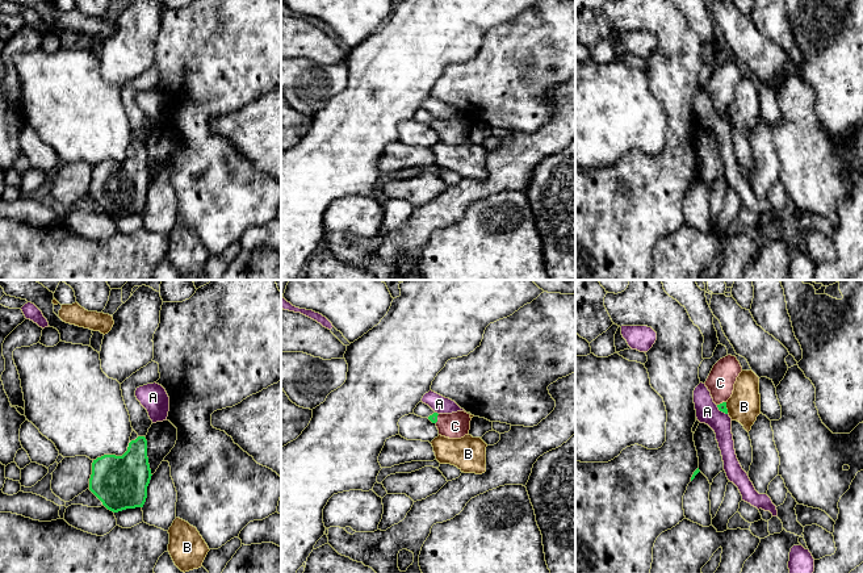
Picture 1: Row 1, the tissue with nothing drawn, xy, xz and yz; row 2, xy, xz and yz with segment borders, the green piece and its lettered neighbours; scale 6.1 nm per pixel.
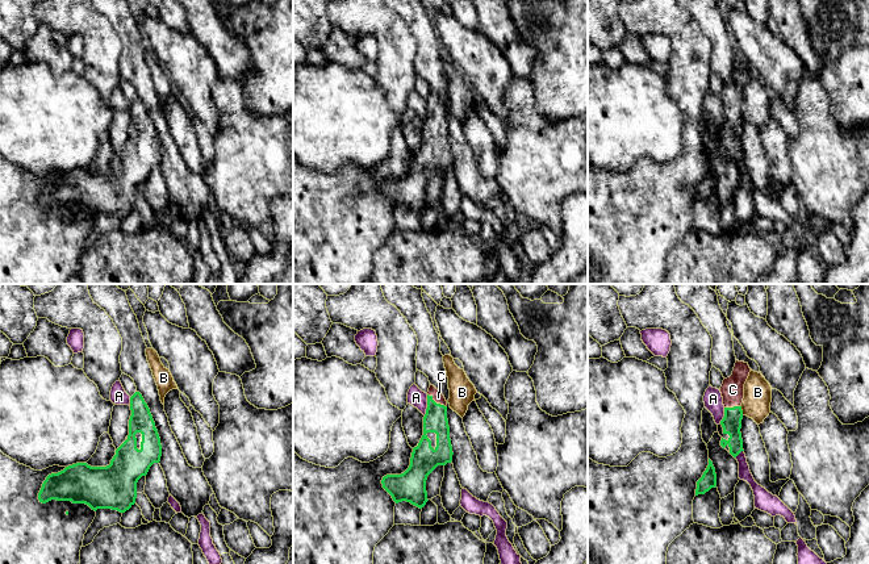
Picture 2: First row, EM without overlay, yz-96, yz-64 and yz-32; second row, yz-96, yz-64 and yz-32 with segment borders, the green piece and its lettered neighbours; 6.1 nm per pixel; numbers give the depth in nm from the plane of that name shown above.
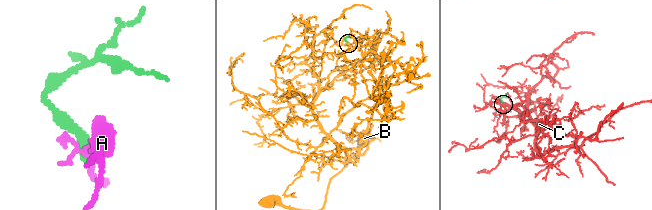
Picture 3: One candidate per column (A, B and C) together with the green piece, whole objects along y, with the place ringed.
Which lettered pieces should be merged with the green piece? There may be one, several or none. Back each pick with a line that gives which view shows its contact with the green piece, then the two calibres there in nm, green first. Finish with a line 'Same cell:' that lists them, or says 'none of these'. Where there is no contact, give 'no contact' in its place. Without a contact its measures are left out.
C: contact in xz; calibres 50 and 160 nm
Same cell: C

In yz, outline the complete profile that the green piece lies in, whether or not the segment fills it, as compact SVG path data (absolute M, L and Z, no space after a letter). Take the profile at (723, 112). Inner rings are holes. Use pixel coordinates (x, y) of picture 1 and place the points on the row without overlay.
M728 60L720 64L712 74L704 88L719 116L728 120L726 108L732 103L737 83L742 72L736 62Z

